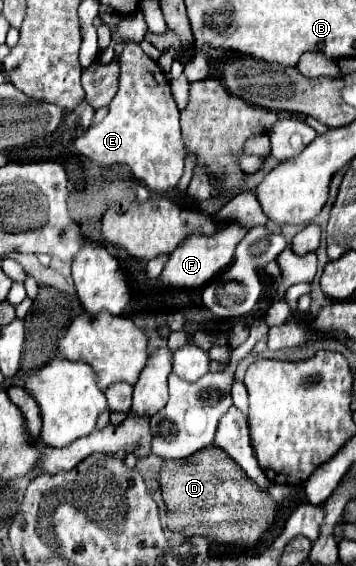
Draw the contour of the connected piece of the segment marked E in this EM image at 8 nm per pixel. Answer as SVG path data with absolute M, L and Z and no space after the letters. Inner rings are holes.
M132 40L124 42L120 66L120 88L110 102L108 116L80 134L74 140L74 146L78 152L102 166L130 166L132 174L152 192L168 192L178 184L186 158L180 110L172 98L168 78L162 68L142 52L140 44Z

